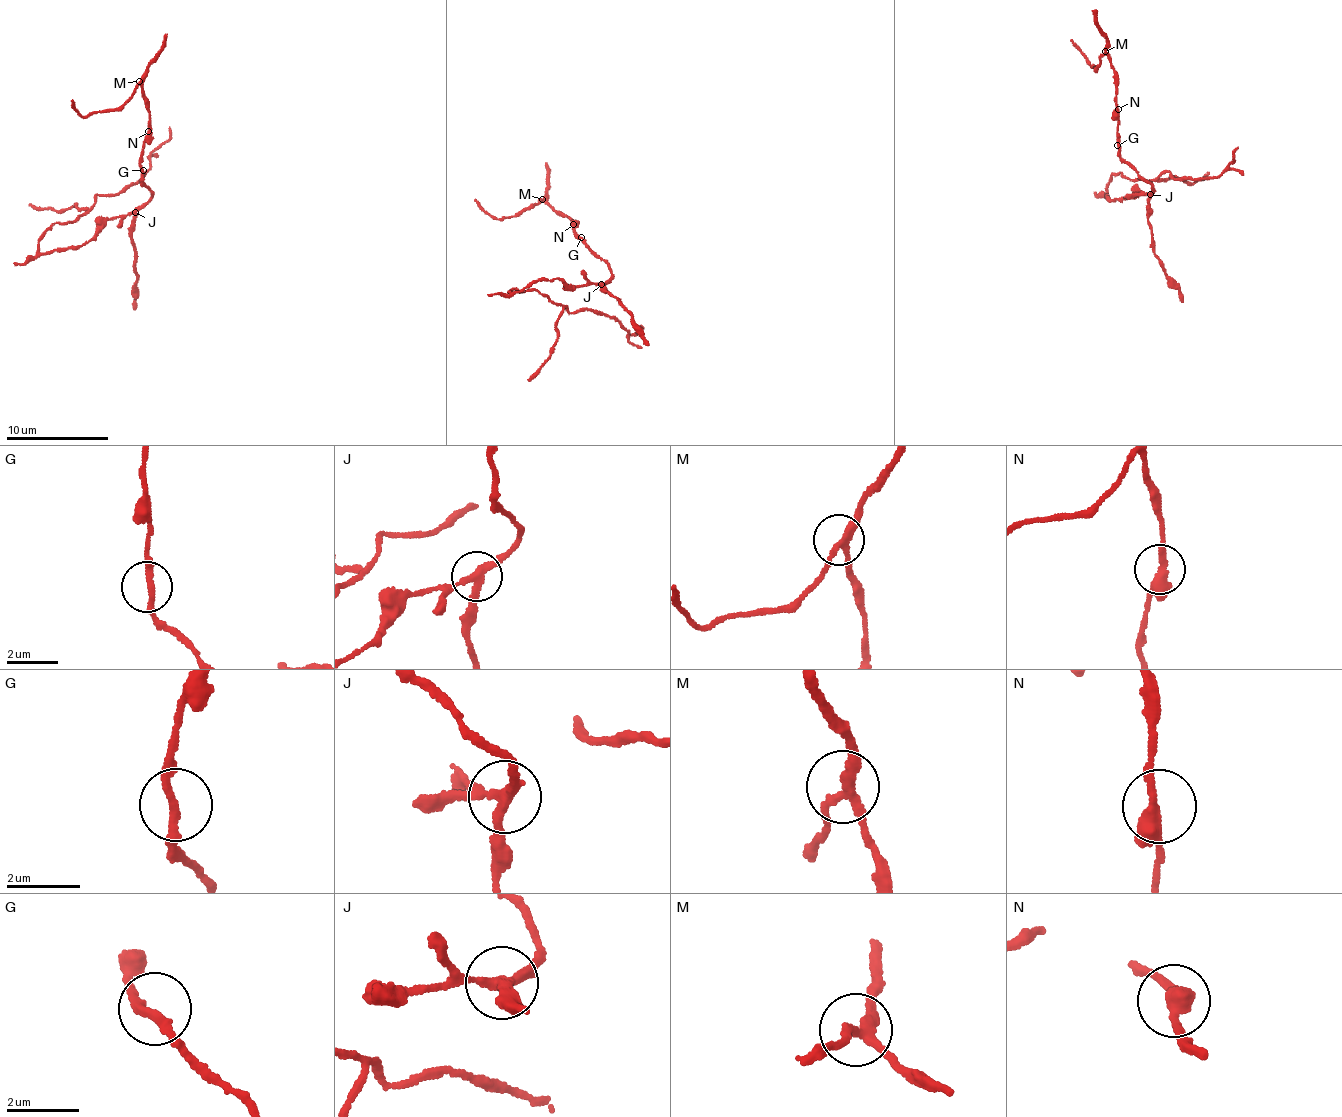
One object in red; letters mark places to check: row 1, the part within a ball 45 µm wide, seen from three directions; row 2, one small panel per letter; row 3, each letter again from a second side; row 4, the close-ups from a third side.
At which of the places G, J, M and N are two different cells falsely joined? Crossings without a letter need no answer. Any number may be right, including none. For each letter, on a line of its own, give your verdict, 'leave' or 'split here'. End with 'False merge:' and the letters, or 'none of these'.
G: leave
J: split here
M: leave
N: leave
False merge: J

